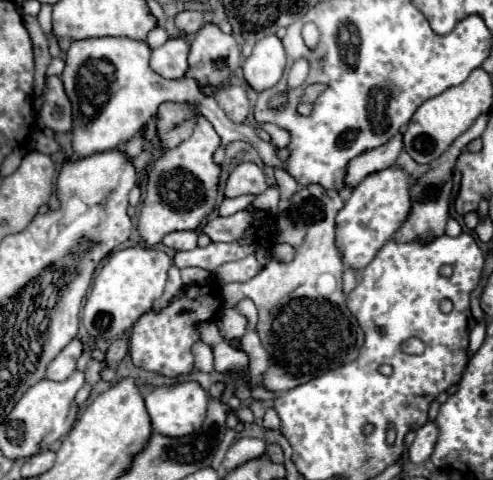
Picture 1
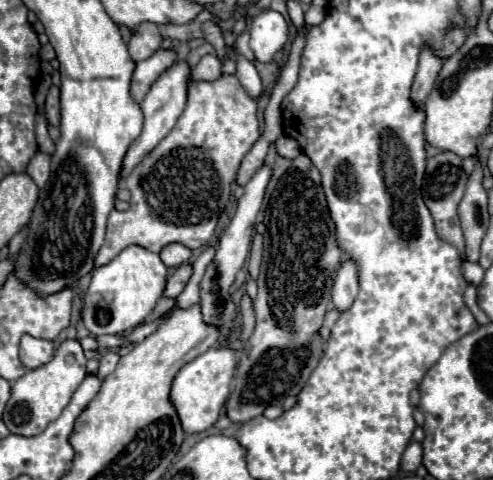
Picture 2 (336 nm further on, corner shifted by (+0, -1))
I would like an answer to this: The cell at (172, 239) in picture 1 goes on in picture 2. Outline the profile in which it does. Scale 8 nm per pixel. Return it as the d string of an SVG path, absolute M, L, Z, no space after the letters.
M168 244L162 252L160 252L160 258L162 262L168 266L168 268L178 268L182 266L184 262L188 262L192 256L192 250L188 250L186 246L182 244Z

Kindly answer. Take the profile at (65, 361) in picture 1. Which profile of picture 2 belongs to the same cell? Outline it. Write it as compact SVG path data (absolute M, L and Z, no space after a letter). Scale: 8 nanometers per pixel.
M22 336L20 342L20 360L26 368L36 368L36 366L44 366L44 362L48 362L48 358L52 358L52 354L56 352L54 342L50 340L36 340L32 336Z

